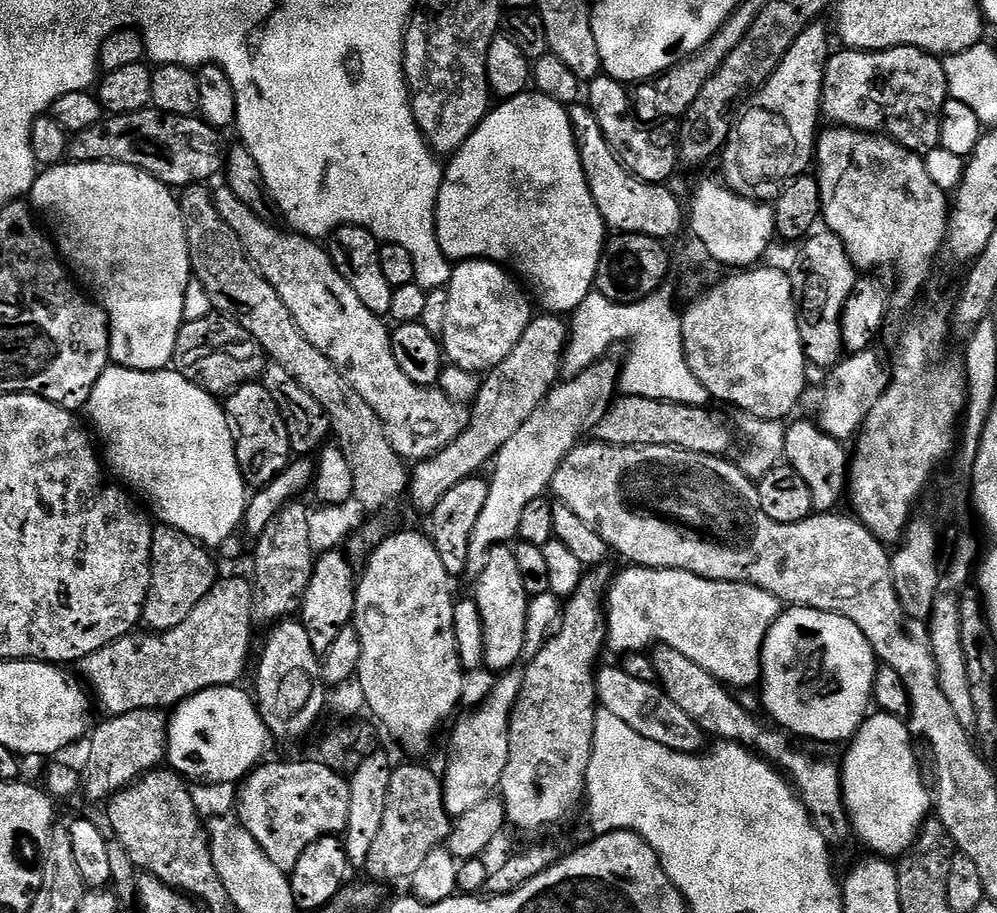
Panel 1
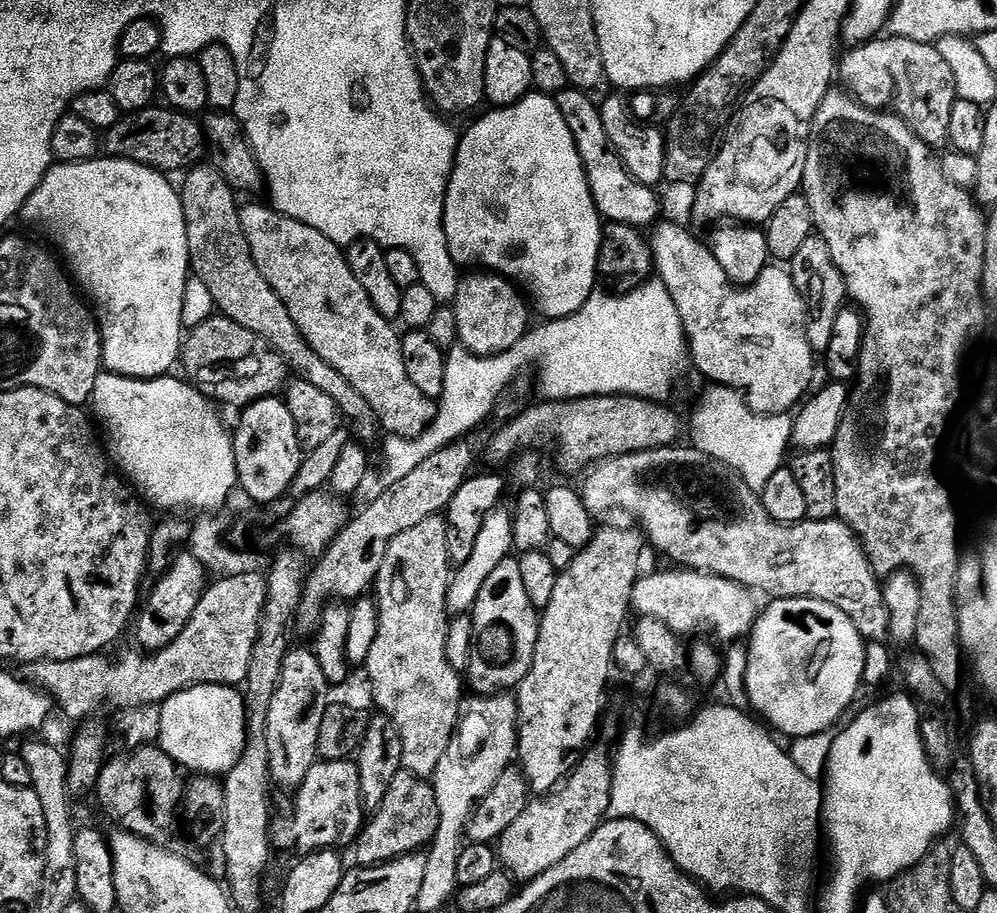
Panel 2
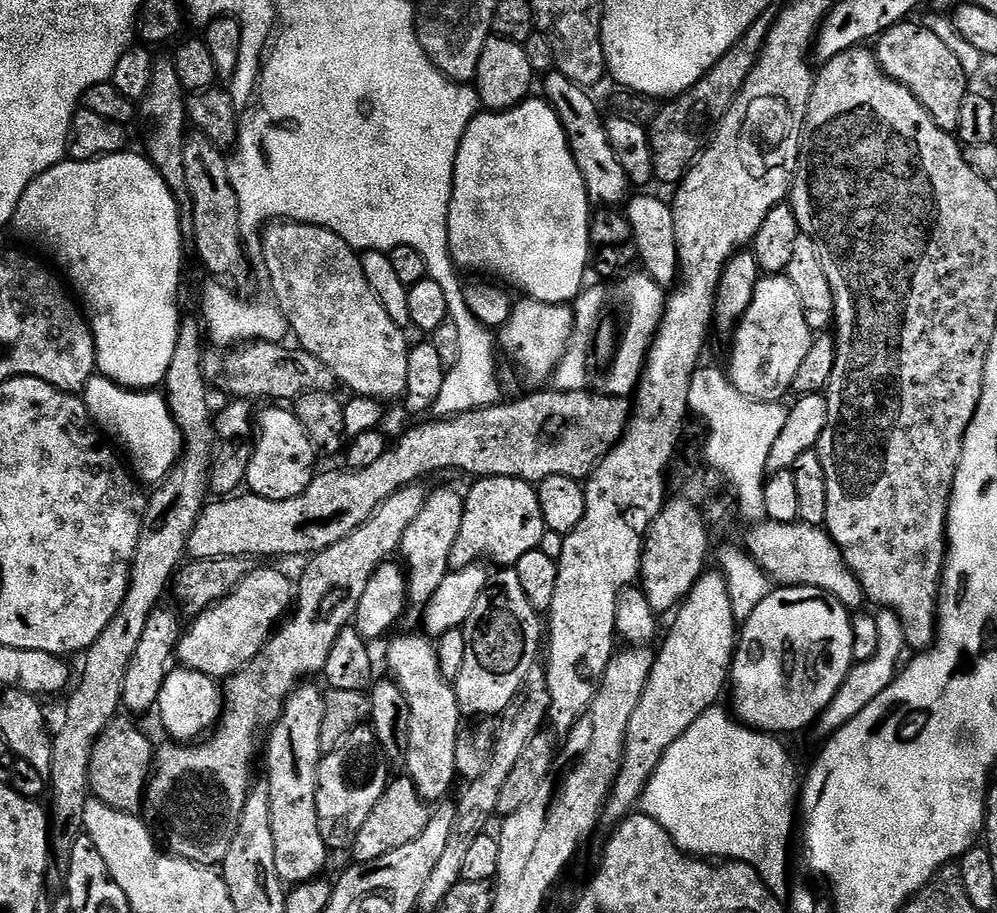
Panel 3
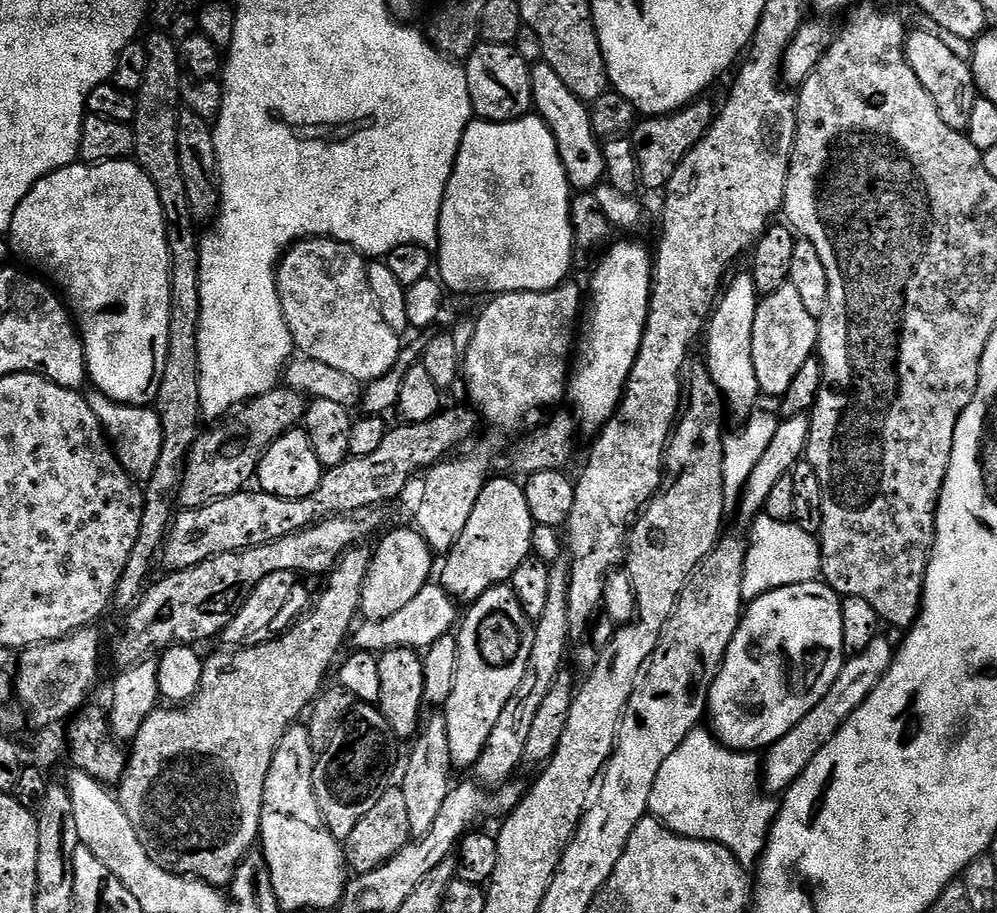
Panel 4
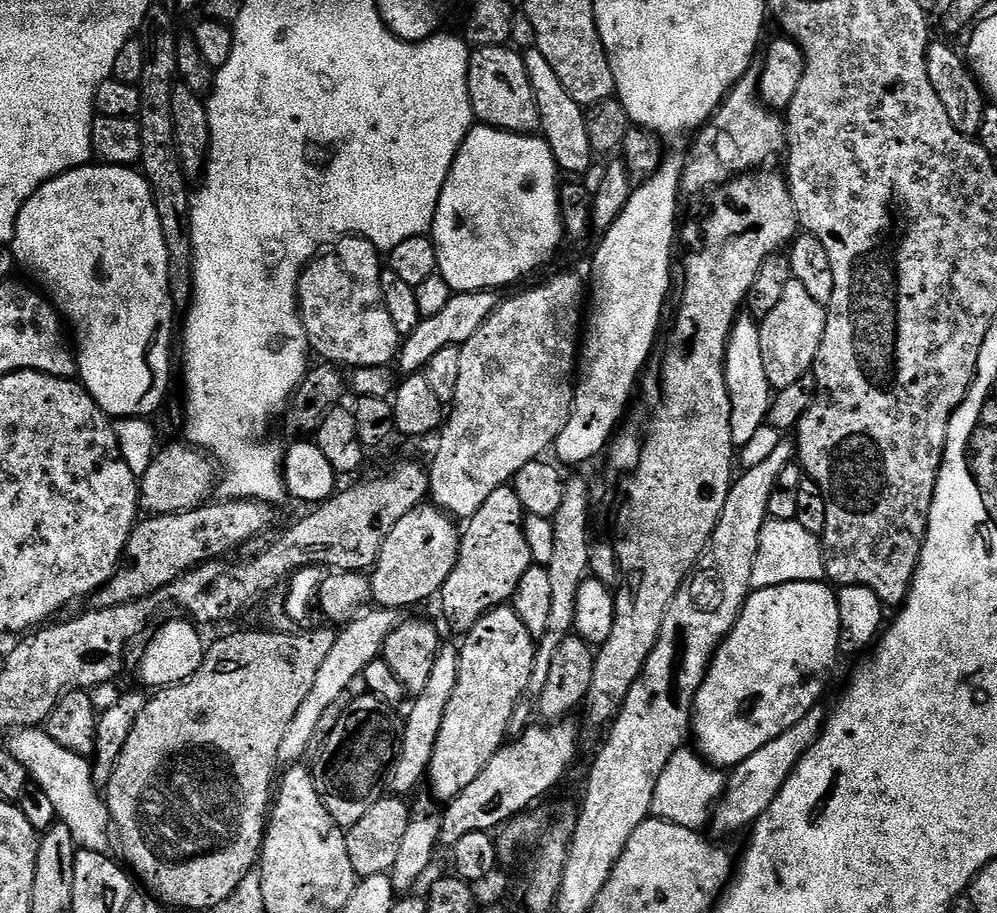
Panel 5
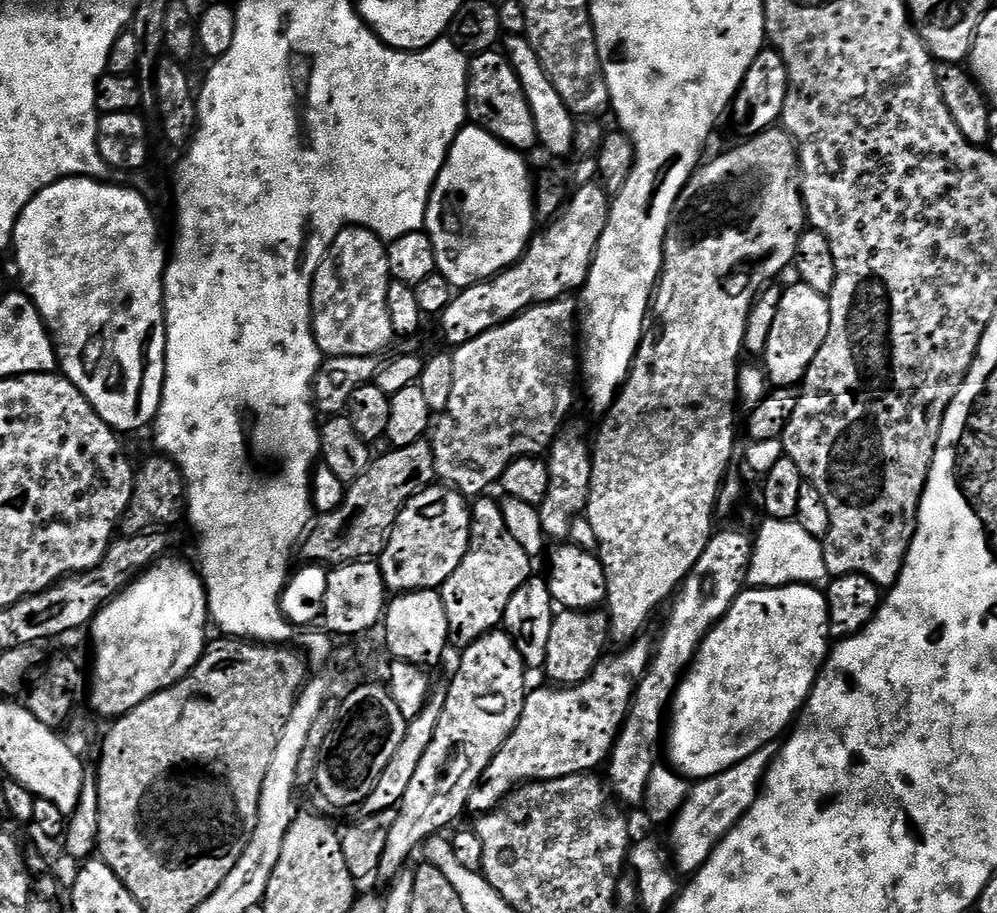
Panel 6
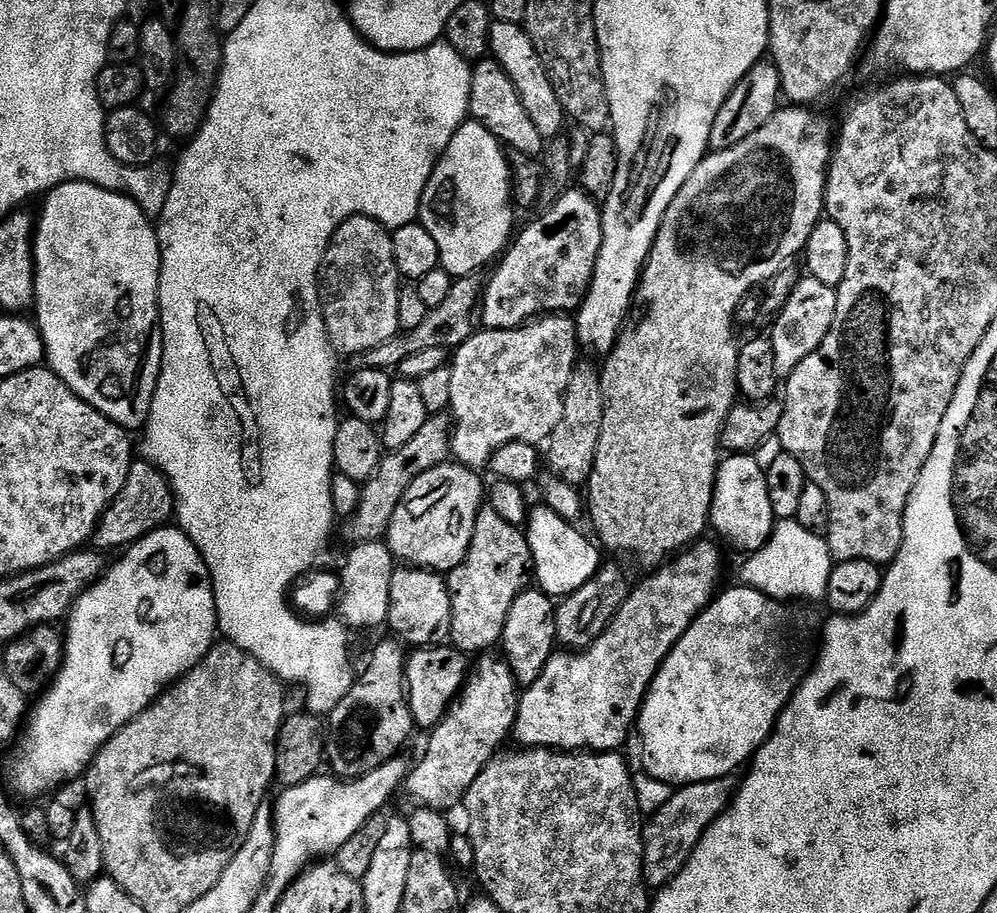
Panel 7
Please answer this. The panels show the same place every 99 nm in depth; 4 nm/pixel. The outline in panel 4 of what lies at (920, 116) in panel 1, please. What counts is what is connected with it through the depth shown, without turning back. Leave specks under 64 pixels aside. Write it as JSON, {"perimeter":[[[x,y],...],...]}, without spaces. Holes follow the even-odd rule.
{"perimeter":[[[917,30],[907,33],[904,53],[914,74],[918,74],[918,82],[922,82],[926,94],[934,98],[934,106],[938,106],[938,114],[942,114],[942,122],[946,122],[950,130],[967,133],[970,126],[970,113],[973,112],[974,102],[978,99],[971,63],[958,58],[941,38]]]}

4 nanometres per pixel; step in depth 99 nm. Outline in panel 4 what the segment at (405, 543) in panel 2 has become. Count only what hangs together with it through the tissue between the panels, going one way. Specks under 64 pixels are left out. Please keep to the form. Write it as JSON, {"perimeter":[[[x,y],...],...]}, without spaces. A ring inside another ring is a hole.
{"perimeter":[[[484,444],[477,446],[465,456],[461,454],[445,458],[427,469],[424,480],[424,493],[416,508],[414,527],[424,535],[424,541],[432,547],[433,553],[446,554],[458,542],[458,534],[466,530],[466,521],[474,514],[474,502],[482,494],[484,485],[490,479],[488,471],[492,468],[492,456]],[[436,714],[429,720],[427,717],[426,723],[419,729],[412,746],[412,753],[408,756],[408,765],[404,768],[402,787],[406,794],[406,815],[410,817],[412,835],[419,838],[427,834],[430,826],[434,826],[442,805],[446,803],[446,794],[450,794],[450,790],[454,787],[450,738],[446,734],[446,722],[443,715]]]}

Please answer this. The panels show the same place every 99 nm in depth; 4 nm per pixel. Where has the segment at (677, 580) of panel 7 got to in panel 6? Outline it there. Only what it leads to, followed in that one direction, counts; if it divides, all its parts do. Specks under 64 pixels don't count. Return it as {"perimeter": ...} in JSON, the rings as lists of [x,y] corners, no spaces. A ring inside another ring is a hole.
{"perimeter":[[[637,638],[617,656],[605,655],[581,684],[536,688],[524,697],[522,714],[506,742],[494,754],[490,766],[468,799],[469,813],[492,812],[521,784],[553,780],[578,772],[592,772],[603,765],[624,725],[636,687],[646,674],[654,651],[653,641]]]}

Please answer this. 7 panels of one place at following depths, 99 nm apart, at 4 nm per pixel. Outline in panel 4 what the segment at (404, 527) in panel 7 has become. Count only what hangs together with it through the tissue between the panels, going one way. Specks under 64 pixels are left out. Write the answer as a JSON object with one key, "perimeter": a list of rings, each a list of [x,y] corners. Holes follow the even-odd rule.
{"perimeter":[[[415,527],[400,528],[389,536],[384,536],[371,553],[368,575],[364,578],[364,589],[360,599],[360,612],[365,621],[390,618],[390,614],[398,614],[402,606],[414,602],[418,590],[422,590],[433,579],[432,547],[424,541],[424,535]]]}

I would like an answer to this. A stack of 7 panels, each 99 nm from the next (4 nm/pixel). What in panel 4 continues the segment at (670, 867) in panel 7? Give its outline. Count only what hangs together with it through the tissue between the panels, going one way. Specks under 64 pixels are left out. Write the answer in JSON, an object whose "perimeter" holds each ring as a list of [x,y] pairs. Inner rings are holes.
{"perimeter":[[[881,634],[874,638],[874,642],[870,642],[870,646],[866,646],[866,650],[862,650],[862,654],[845,659],[834,686],[826,690],[822,702],[818,702],[818,706],[814,706],[814,710],[810,710],[810,714],[806,714],[806,718],[802,718],[802,722],[798,722],[798,726],[790,730],[790,734],[783,736],[778,743],[763,753],[762,787],[765,792],[783,794],[788,791],[790,785],[802,774],[802,770],[806,770],[806,766],[814,762],[818,750],[822,750],[822,746],[826,746],[826,742],[830,742],[830,738],[838,734],[838,730],[848,721],[850,714],[854,714],[854,710],[858,710],[858,706],[866,702],[874,686],[878,686],[878,682],[888,672],[893,655],[894,644],[887,640],[887,635]]]}

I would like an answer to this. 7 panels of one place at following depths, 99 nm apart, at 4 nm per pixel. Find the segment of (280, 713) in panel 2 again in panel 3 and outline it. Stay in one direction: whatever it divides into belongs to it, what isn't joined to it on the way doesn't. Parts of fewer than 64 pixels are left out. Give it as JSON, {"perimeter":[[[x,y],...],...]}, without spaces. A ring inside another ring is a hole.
{"perimeter":[[[312,682],[301,683],[292,695],[289,696],[286,703],[284,703],[284,711],[281,712],[275,724],[271,725],[268,736],[268,777],[266,783],[268,786],[268,793],[270,794],[270,822],[274,830],[274,866],[278,866],[278,874],[280,879],[284,881],[285,885],[295,886],[297,884],[305,884],[308,880],[315,880],[321,875],[320,872],[328,864],[328,856],[330,856],[330,849],[326,846],[326,842],[320,833],[320,815],[318,814],[318,806],[316,805],[316,779],[318,778],[318,770],[320,769],[320,761],[322,753],[320,751],[320,739],[322,738],[322,714],[324,713],[324,692],[321,689],[316,689]]]}

